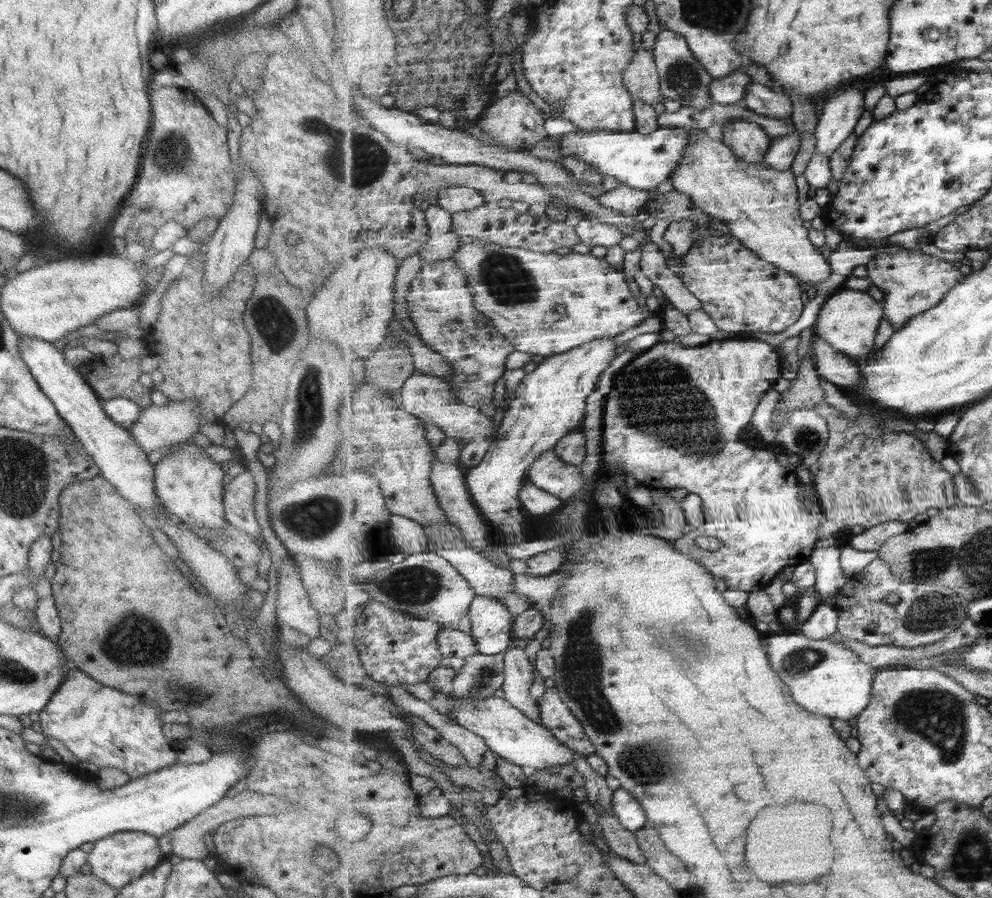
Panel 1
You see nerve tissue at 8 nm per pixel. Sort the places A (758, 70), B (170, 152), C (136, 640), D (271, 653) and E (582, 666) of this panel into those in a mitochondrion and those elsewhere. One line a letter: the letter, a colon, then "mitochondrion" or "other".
A: other
B: mitochondrion
C: mitochondrion
D: other
E: mitochondrion

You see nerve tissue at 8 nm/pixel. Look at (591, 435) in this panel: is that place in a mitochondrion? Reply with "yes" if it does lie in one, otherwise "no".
no

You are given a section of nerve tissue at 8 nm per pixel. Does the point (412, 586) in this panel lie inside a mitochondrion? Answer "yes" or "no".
yes

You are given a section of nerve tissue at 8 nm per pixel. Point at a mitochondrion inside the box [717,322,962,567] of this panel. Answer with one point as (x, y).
(806, 438)

